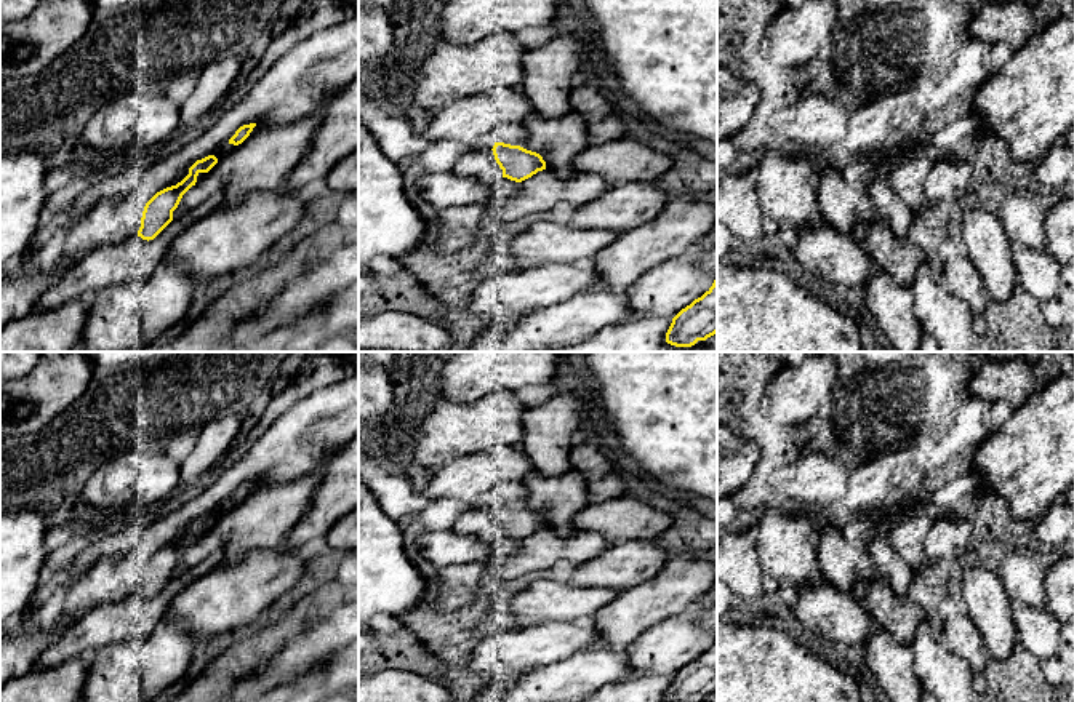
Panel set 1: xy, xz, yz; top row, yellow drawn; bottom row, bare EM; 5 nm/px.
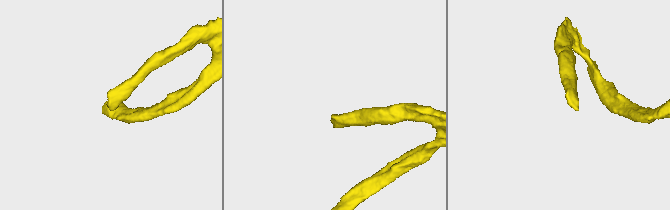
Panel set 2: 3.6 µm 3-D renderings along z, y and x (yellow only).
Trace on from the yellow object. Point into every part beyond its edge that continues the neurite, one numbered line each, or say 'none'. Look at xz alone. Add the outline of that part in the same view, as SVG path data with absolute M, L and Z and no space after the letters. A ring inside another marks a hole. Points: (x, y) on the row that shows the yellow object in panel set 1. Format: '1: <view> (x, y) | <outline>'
1: xz (480, 165) | M467 150L450 171L459 177L477 179L483 185L491 185L503 177L503 170L496 163L493 150Z

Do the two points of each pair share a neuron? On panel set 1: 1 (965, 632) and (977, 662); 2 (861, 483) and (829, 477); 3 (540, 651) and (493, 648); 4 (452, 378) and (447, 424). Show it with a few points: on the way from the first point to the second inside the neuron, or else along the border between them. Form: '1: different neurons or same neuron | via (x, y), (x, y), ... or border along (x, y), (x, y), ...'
1: same neuron | via (965, 640), (973, 654)
2: different neurons | border along (849, 474), (845, 493), (836, 512)
3: same neuron | via (528, 650), (504, 650)
4: different neurons | border along (487, 395), (469, 402), (439, 398)

